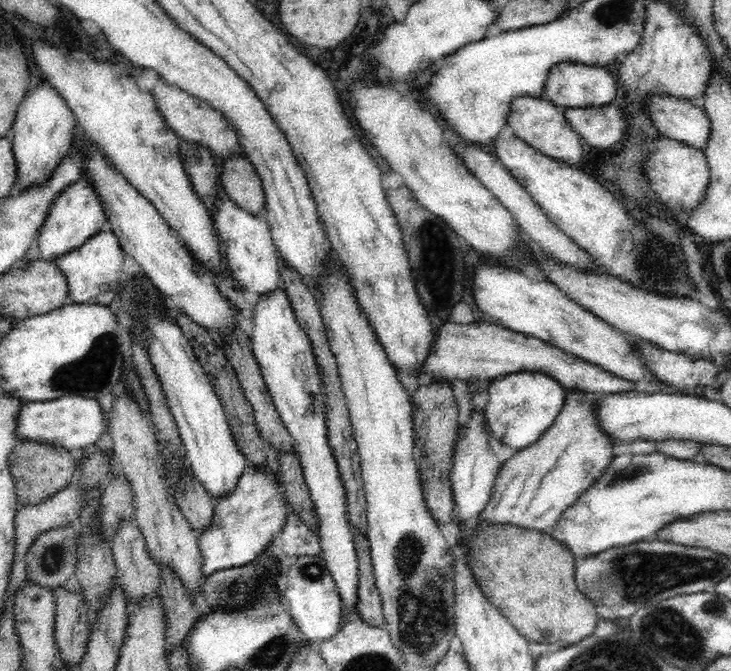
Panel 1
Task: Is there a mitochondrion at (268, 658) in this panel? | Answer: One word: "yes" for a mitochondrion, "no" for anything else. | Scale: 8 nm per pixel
yes

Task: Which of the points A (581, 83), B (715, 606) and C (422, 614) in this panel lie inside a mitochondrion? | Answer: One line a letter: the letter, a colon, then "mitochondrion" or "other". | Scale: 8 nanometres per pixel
A: other
B: mitochondrion
C: mitochondrion

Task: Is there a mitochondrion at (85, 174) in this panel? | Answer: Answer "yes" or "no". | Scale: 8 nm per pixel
no

